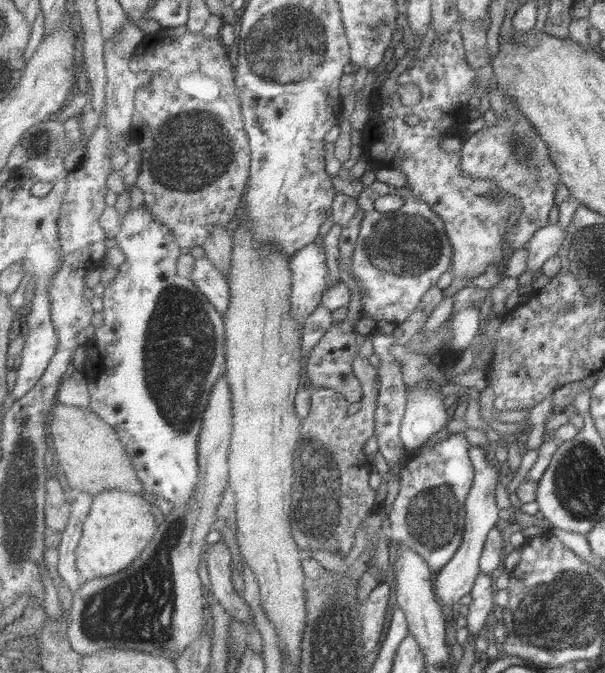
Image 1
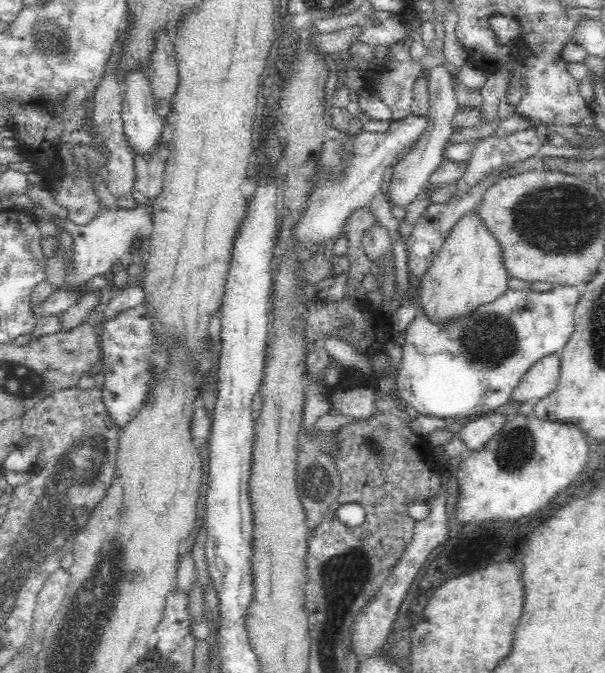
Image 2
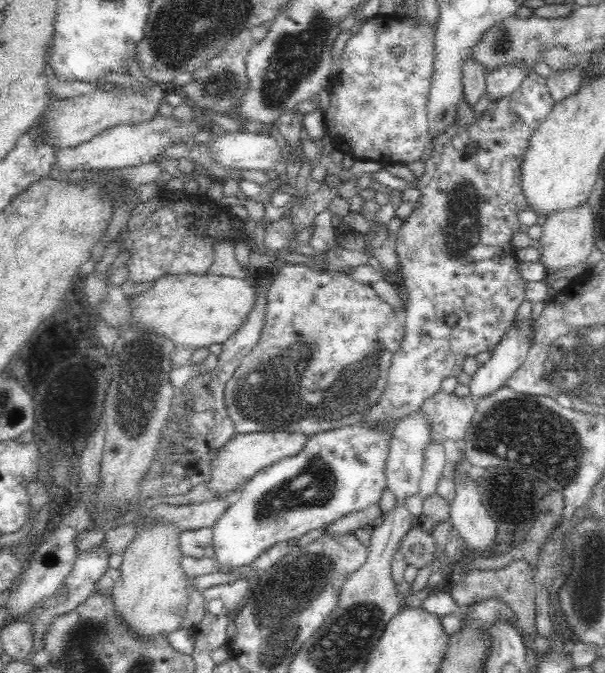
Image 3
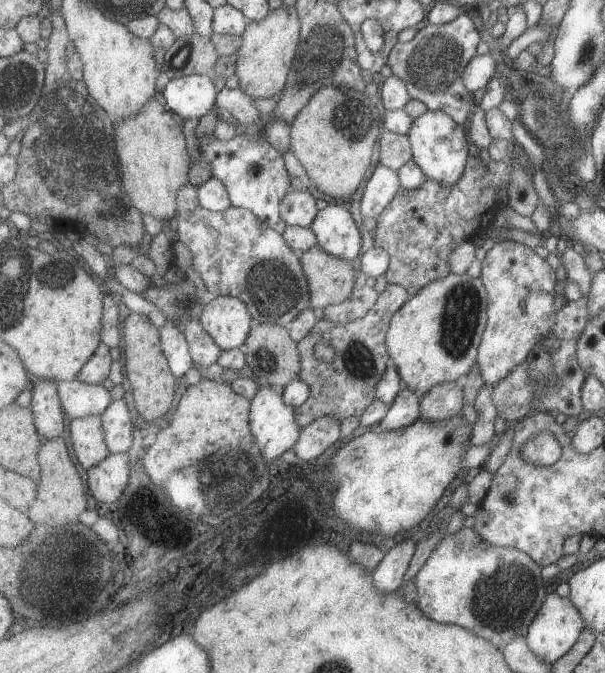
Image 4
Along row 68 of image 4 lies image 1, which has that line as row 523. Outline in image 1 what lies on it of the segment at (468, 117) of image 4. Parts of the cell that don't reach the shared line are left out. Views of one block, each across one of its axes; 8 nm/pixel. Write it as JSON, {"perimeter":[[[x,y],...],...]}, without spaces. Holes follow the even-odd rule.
{"perimeter":[[[450,430],[448,437],[435,445],[432,449],[425,449],[424,453],[412,456],[402,468],[400,492],[390,511],[391,540],[397,546],[409,546],[419,554],[431,567],[433,572],[439,573],[442,568],[455,557],[464,542],[464,530],[467,528],[467,498],[473,488],[475,467],[469,456],[471,443],[464,433]]]}

